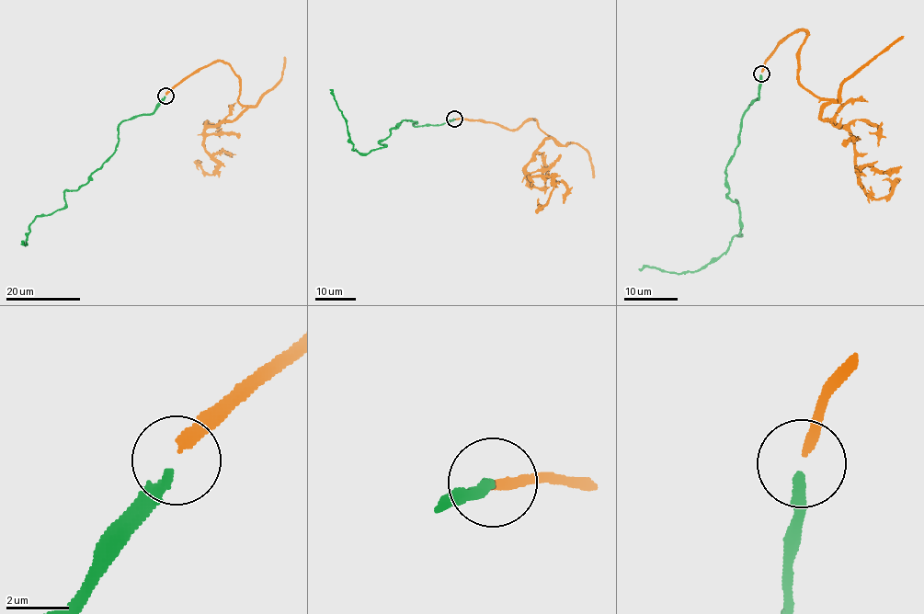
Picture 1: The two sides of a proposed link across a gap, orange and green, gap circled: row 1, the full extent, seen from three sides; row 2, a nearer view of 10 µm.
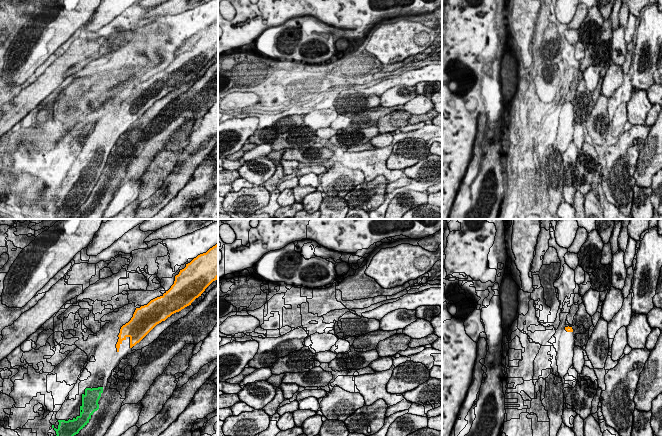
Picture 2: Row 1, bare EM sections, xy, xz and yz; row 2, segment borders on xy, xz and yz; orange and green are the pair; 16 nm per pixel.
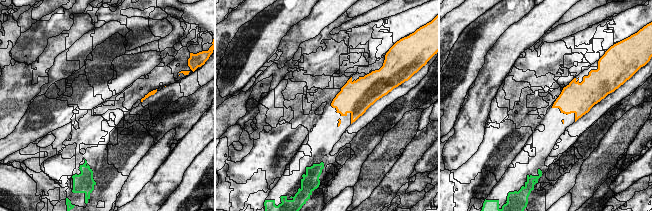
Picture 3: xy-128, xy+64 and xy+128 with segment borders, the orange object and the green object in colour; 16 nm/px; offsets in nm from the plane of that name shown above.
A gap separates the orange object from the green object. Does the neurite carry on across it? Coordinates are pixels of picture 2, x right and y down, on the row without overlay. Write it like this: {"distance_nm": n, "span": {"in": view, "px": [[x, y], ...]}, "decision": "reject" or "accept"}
{"distance_nm": 600, "span": {"in": "xy", "px": [[117, 127], [102, 163]]}, "decision": "accept"}

